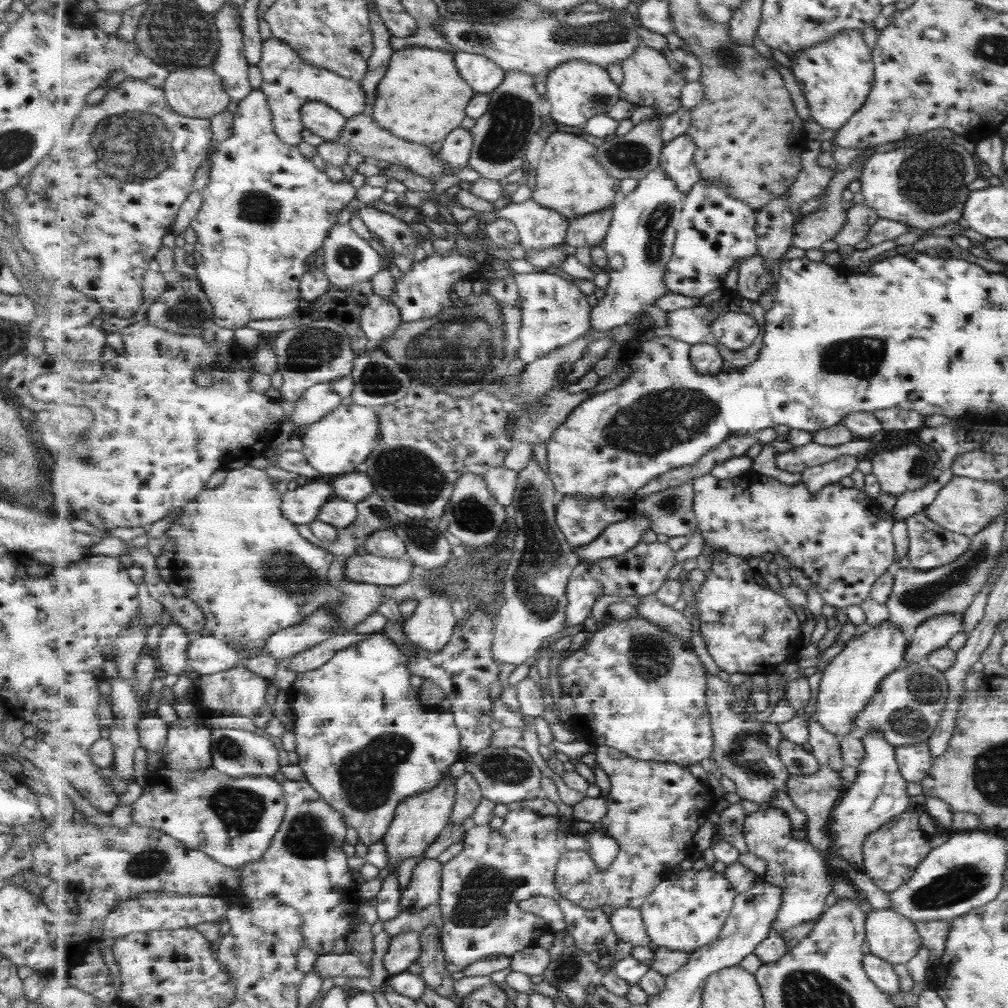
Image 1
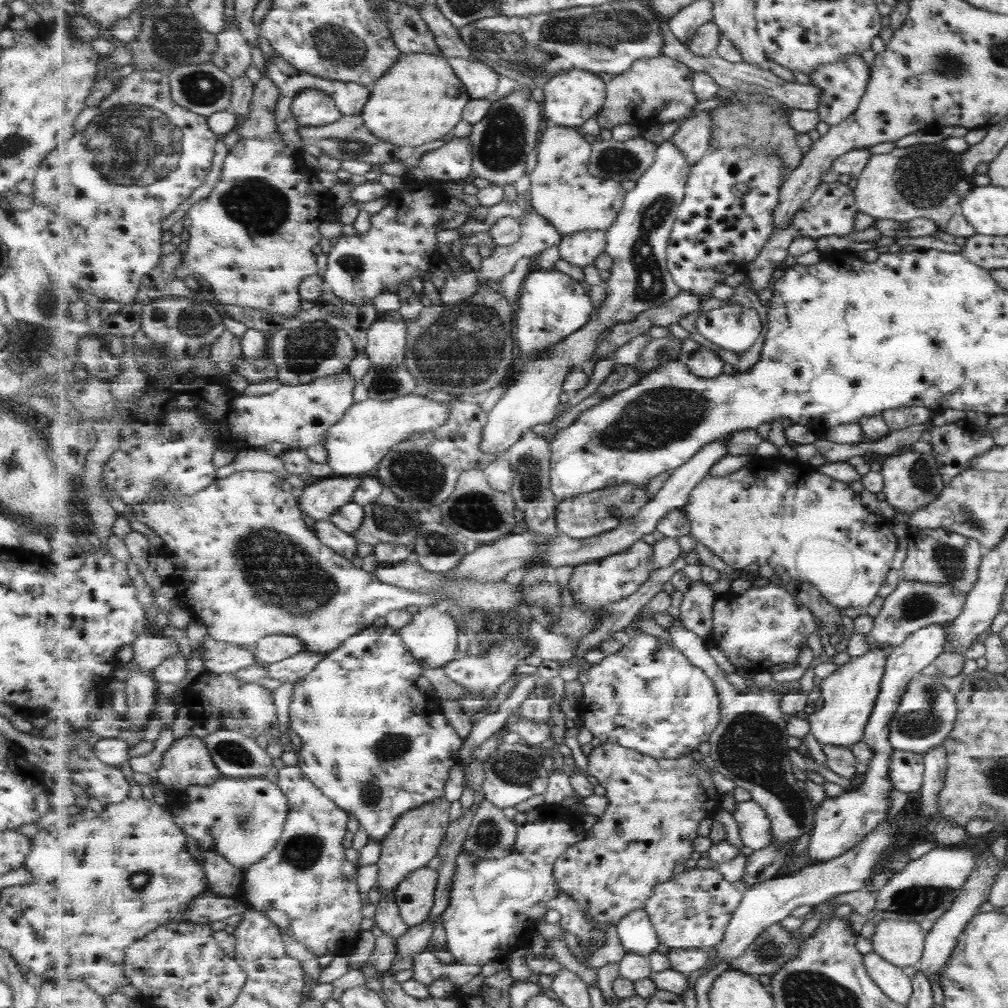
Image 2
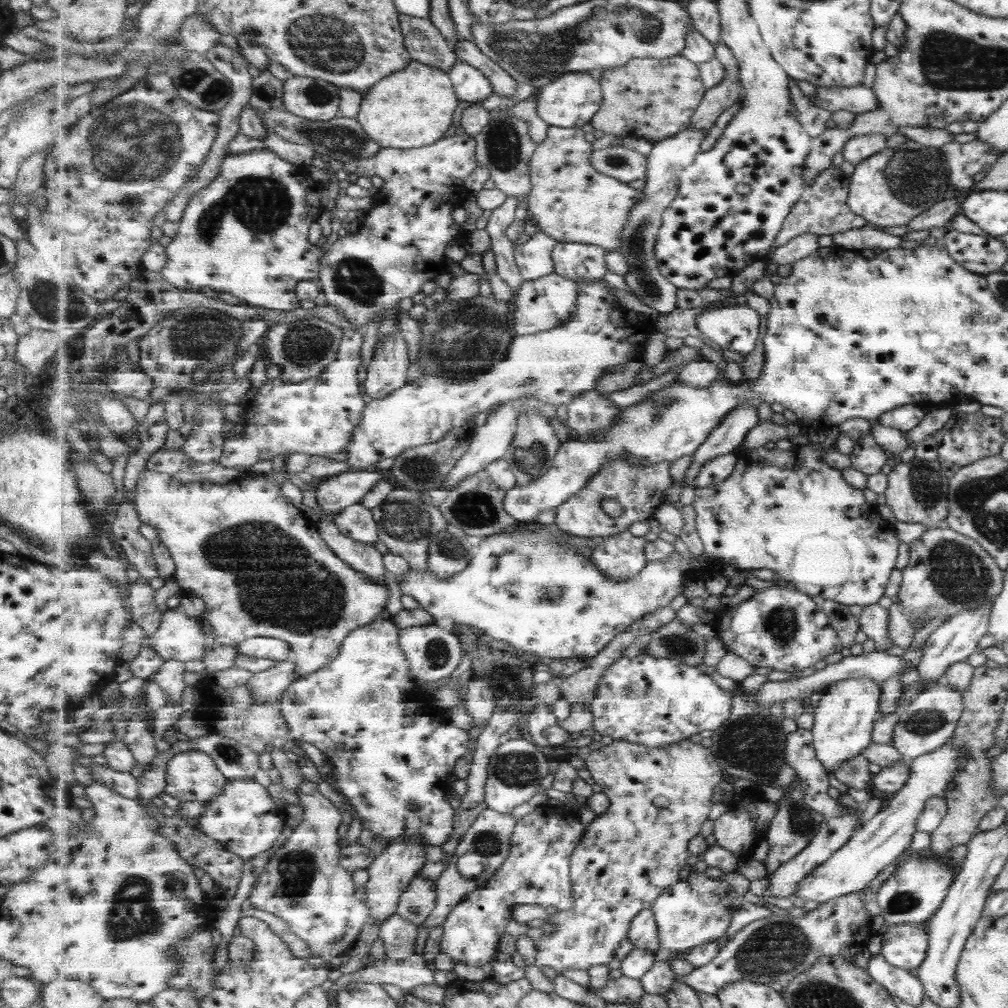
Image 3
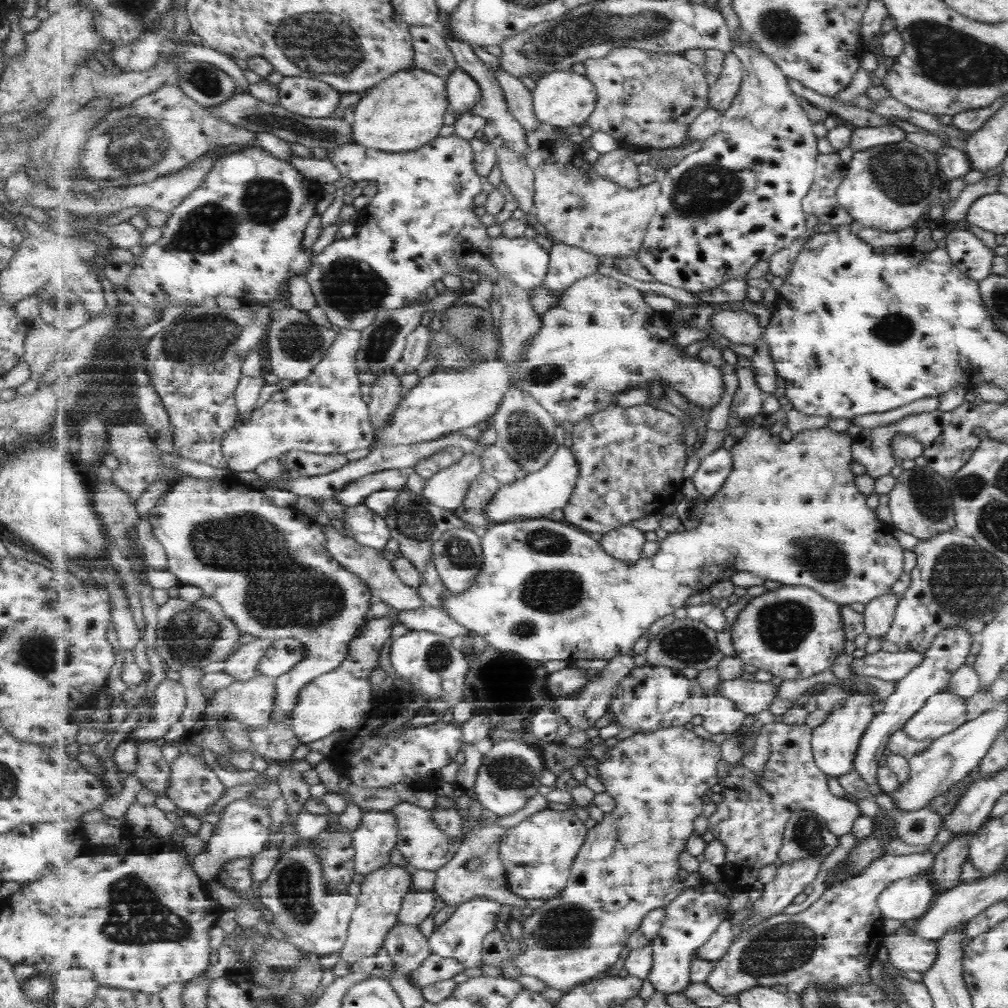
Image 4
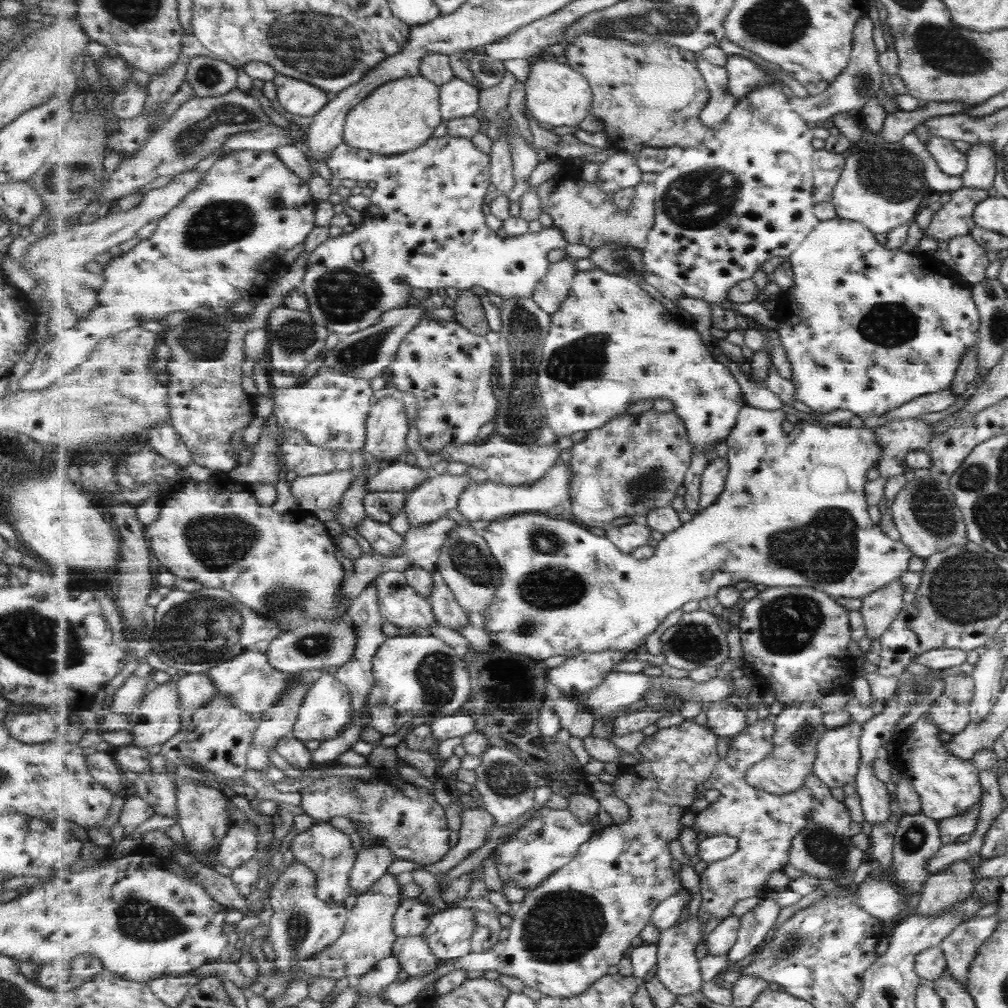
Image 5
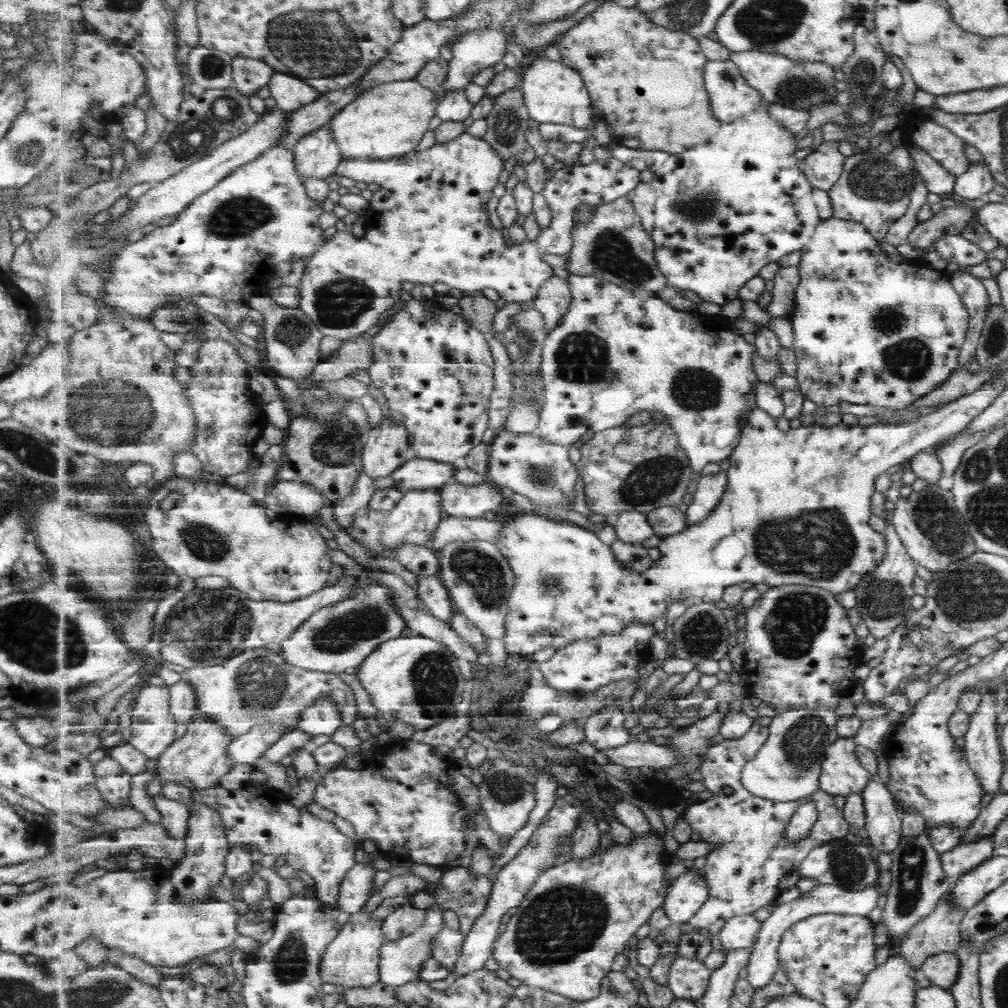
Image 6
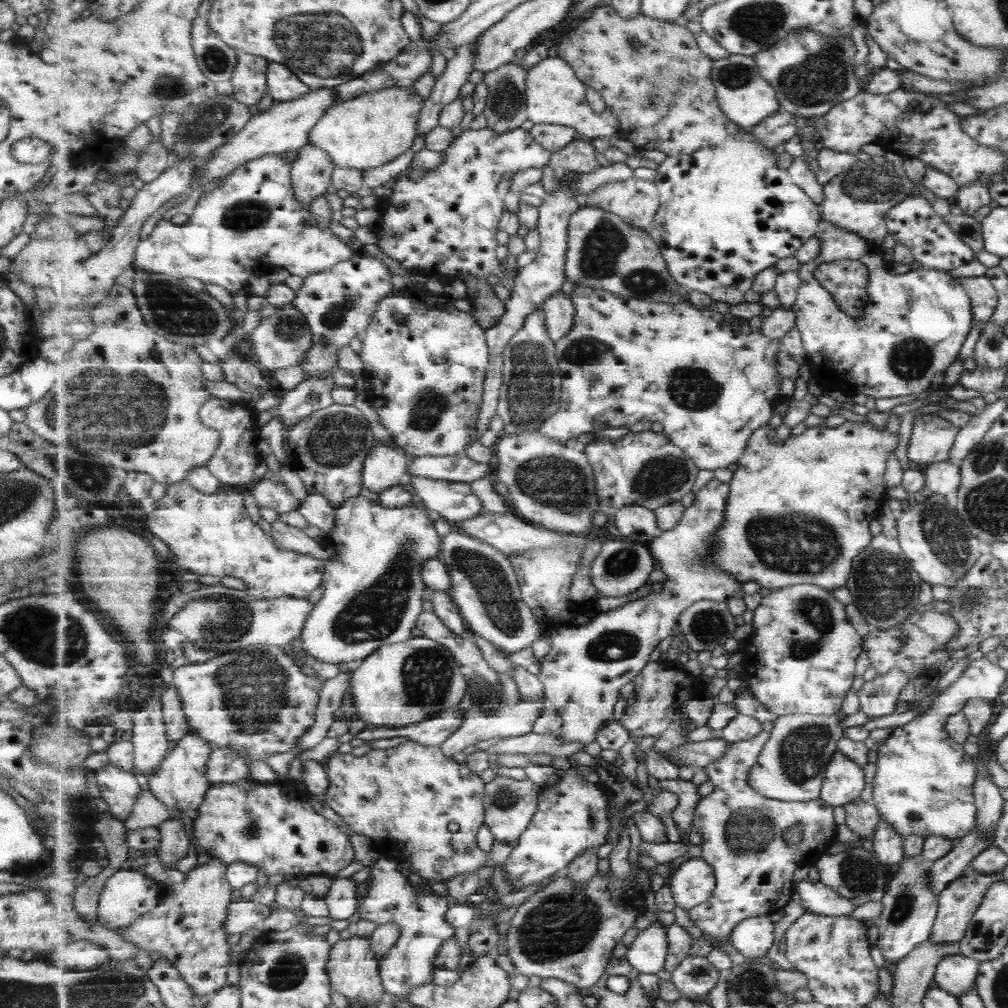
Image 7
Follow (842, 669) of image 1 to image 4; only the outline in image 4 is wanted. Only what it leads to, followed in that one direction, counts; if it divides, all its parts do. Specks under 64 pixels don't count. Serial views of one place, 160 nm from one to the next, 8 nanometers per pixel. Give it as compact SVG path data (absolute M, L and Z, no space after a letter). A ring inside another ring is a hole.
M855 693L848 696L839 708L830 711L830 715L821 726L814 728L812 732L814 759L818 763L819 768L827 776L838 779L839 776L847 774L853 768L858 742L861 740L867 725L874 718L874 713L871 711L870 705L871 700L867 695Z

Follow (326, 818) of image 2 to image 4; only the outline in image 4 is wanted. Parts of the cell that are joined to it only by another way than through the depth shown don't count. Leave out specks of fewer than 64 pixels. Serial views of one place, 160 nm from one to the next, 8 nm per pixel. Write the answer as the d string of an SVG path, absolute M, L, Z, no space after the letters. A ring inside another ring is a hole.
M303 840L297 847L286 851L280 857L280 861L267 880L261 880L258 899L274 915L275 926L299 949L305 953L314 952L318 956L340 954L349 937L350 922L354 917L355 909L358 908L357 896L332 889L326 881L326 874L319 860L316 850L311 848L309 841Z

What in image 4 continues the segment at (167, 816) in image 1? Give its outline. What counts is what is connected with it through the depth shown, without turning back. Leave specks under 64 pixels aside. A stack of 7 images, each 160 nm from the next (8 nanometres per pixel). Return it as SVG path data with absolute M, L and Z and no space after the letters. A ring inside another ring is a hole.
M237 799L230 802L221 812L221 818L212 831L205 851L201 857L193 860L195 872L203 881L216 879L218 872L224 868L229 861L238 858L254 858L266 850L271 835L271 812L268 807L261 807L251 803L249 800Z

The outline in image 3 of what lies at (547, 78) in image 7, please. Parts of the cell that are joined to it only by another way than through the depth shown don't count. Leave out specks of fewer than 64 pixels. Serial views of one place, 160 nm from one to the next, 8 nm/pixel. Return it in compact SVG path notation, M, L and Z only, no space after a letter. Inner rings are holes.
M563 74L563 77L538 92L538 116L549 126L581 129L585 124L591 124L595 114L598 114L599 110L602 109L603 96L602 84L597 82L591 74Z

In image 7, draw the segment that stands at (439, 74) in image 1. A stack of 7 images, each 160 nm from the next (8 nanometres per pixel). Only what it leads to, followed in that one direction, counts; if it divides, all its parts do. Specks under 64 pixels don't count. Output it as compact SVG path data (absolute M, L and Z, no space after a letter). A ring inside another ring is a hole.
M387 88L332 106L310 131L309 142L327 152L337 167L365 170L387 164L413 146L423 97L414 88Z

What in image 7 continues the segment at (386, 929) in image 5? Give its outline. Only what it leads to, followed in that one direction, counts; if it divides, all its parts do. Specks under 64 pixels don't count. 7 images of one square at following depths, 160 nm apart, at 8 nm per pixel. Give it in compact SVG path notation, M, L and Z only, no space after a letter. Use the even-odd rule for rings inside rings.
M353 934L348 939L337 941L332 945L328 966L333 990L345 996L347 1000L365 1002L365 1006L375 1007L386 992L379 963L370 938L357 937Z

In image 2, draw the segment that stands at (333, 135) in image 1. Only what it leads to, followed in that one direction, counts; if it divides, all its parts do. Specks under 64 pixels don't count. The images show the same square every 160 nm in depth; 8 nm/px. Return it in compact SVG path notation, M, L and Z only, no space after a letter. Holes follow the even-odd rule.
M306 89L293 98L291 114L302 126L328 126L343 118L335 98L319 89Z

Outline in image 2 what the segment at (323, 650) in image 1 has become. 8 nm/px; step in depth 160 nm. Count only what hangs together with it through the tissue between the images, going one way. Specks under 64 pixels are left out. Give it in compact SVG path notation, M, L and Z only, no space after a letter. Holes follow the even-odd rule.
M307 650L296 654L294 657L287 657L285 660L267 665L269 678L281 682L295 684L301 678L305 678L322 661L325 654L315 654Z

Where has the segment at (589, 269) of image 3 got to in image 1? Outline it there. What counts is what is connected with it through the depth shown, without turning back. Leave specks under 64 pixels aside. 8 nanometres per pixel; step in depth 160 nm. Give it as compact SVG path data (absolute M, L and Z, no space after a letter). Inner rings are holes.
M613 208L611 211L605 210L597 214L587 214L586 217L573 218L568 229L566 246L573 250L581 246L599 244L599 242L603 244L612 221Z

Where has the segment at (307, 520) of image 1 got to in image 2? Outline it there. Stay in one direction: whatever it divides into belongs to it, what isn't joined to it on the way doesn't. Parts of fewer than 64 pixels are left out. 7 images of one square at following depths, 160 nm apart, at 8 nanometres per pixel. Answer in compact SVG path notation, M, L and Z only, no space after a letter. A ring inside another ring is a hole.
M325 477L304 487L299 498L300 510L313 519L327 520L339 508L353 500L361 478Z

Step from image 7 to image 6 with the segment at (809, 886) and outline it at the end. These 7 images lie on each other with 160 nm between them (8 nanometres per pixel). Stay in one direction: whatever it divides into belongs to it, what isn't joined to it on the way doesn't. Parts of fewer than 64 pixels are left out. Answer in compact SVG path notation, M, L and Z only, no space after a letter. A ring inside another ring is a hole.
M873 882L856 891L848 891L842 886L820 884L807 894L801 894L800 897L788 903L779 904L769 917L762 922L756 945L752 949L750 963L745 968L744 975L746 979L757 990L765 988L773 980L775 972L782 965L778 957L781 952L782 936L786 930L789 930L800 920L805 920L805 918L809 918L814 914L848 914L866 917L876 906L875 902L877 902L877 886Z

